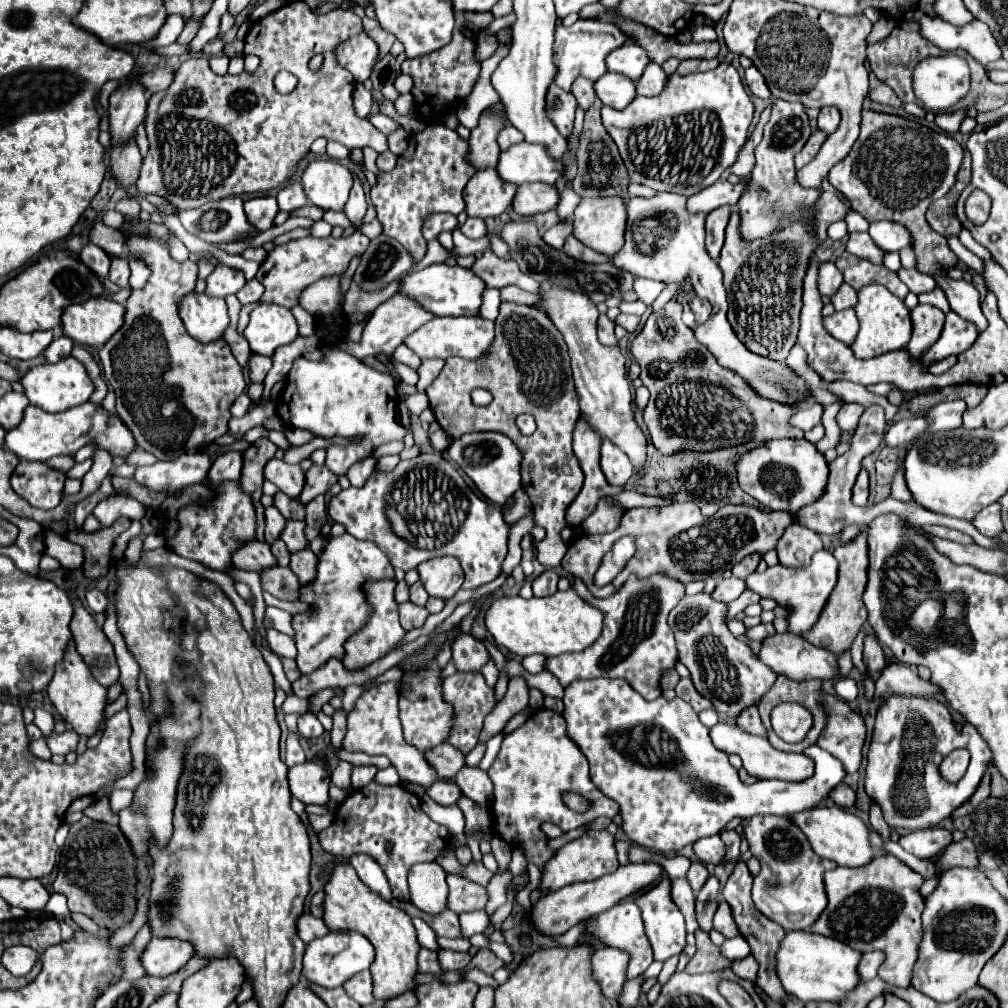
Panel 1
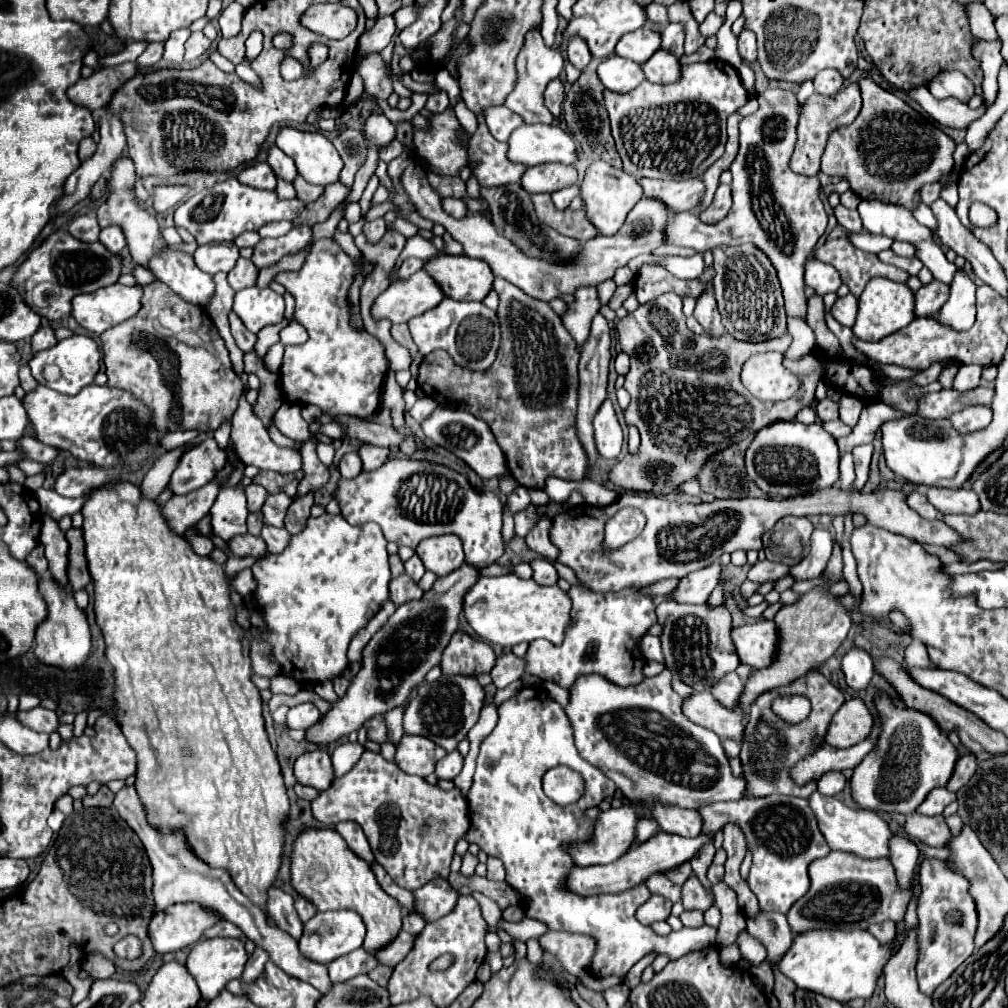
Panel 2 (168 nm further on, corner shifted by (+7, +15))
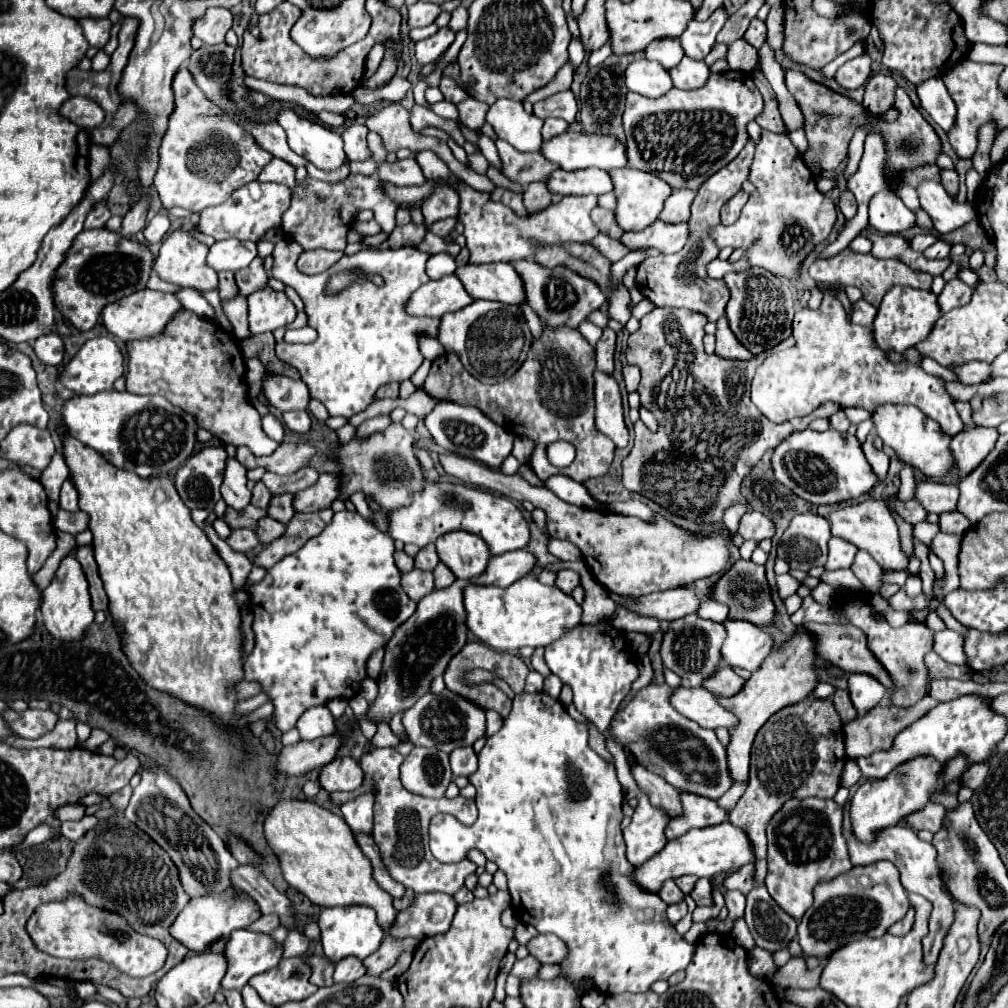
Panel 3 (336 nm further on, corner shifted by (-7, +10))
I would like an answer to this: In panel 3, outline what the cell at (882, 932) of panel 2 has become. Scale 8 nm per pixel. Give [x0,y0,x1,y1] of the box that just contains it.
[890,906,914,936]

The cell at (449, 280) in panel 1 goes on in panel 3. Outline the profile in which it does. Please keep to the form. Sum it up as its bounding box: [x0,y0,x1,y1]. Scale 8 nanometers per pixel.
[456,262,524,304]

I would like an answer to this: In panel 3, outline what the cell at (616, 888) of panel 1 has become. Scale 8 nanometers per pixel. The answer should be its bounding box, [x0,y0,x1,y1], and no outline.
[636,822,754,892]

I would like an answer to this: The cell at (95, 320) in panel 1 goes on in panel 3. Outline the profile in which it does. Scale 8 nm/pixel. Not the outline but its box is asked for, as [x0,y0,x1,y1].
[102,290,182,342]

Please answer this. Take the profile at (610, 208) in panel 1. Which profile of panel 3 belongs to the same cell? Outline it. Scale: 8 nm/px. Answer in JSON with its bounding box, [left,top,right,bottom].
[610,166,672,230]

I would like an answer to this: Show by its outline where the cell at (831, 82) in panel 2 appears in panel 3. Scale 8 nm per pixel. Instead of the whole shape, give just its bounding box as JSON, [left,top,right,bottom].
[836,52,872,88]

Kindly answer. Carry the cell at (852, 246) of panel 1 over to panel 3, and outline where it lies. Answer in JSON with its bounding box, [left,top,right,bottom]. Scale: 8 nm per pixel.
[838,188,856,218]

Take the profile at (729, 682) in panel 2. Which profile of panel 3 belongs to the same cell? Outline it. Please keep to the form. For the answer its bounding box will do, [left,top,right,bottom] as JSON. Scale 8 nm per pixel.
[704,664,744,696]

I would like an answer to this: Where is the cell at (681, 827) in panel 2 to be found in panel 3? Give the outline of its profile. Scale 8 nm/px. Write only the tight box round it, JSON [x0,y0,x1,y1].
[630,762,680,818]

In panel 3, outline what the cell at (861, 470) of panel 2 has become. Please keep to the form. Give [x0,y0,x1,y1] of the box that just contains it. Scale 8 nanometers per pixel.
[862,434,890,480]

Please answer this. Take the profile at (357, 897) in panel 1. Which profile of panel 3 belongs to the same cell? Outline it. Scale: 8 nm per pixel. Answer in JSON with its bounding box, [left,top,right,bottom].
[264,798,396,932]

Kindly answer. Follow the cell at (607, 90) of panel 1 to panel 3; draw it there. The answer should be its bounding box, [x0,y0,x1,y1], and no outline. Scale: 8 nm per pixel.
[626,60,674,98]

